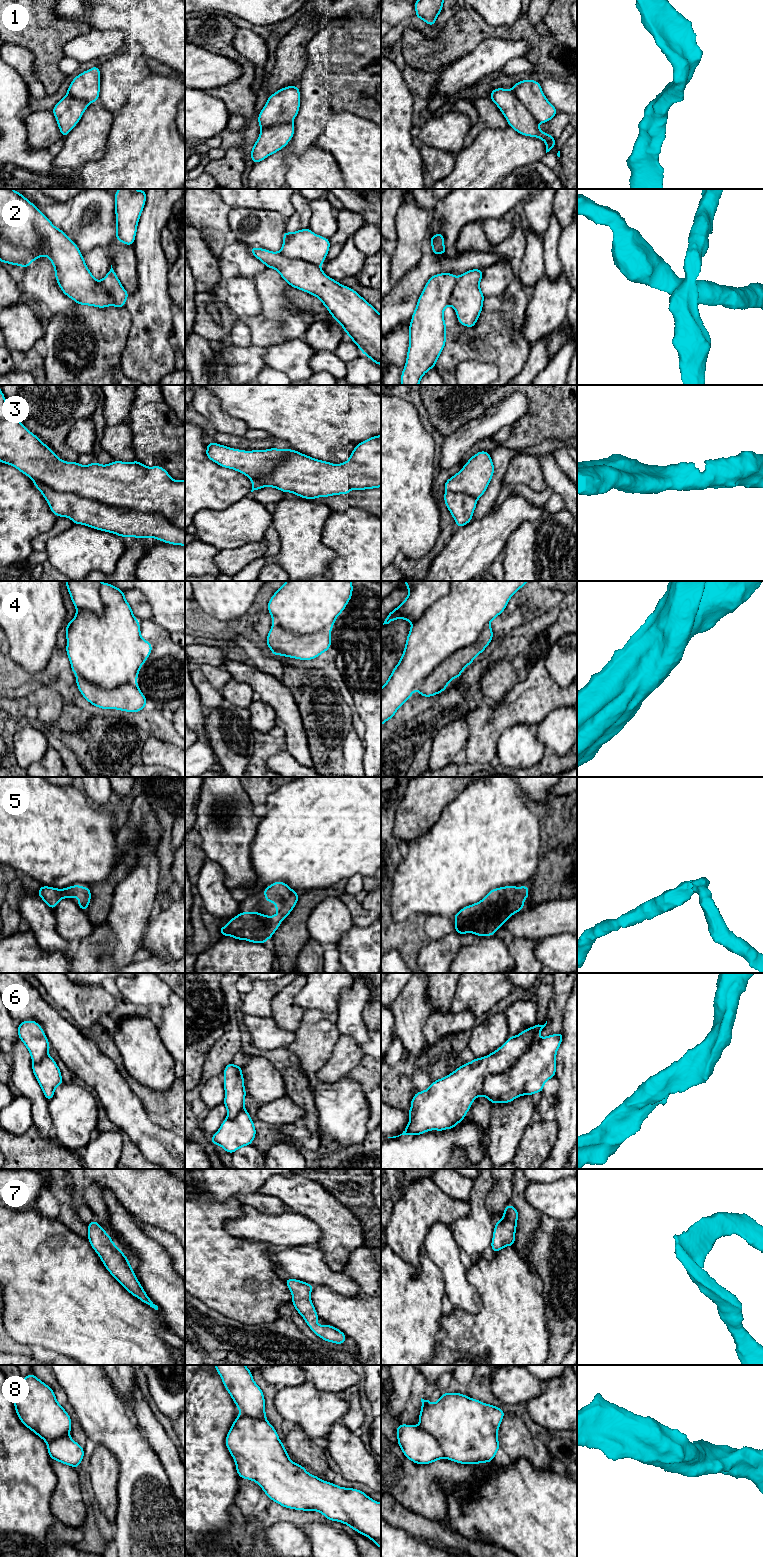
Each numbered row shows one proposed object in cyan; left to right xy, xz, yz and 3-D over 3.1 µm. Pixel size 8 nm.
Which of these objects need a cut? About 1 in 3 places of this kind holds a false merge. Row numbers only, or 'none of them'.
2, 4

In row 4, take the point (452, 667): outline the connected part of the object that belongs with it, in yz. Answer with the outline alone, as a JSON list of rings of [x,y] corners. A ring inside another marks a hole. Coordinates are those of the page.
[[[487,625],[474,643],[441,662],[418,687],[420,696],[432,697],[442,693],[452,679],[459,678],[463,670],[482,653],[493,639],[493,630]]]

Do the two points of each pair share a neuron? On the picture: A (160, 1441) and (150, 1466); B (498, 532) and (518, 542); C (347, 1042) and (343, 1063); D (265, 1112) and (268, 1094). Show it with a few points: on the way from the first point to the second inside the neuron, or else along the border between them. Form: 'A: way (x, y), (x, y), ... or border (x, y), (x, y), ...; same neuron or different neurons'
A: border (144, 1432), (166, 1474); different neurons
B: border (525, 520), (511, 534), (504, 548); different neurons
C: way (346, 1047), (346, 1056), (344, 1058); same neuron
D: border (286, 1095), (260, 1105); different neurons

